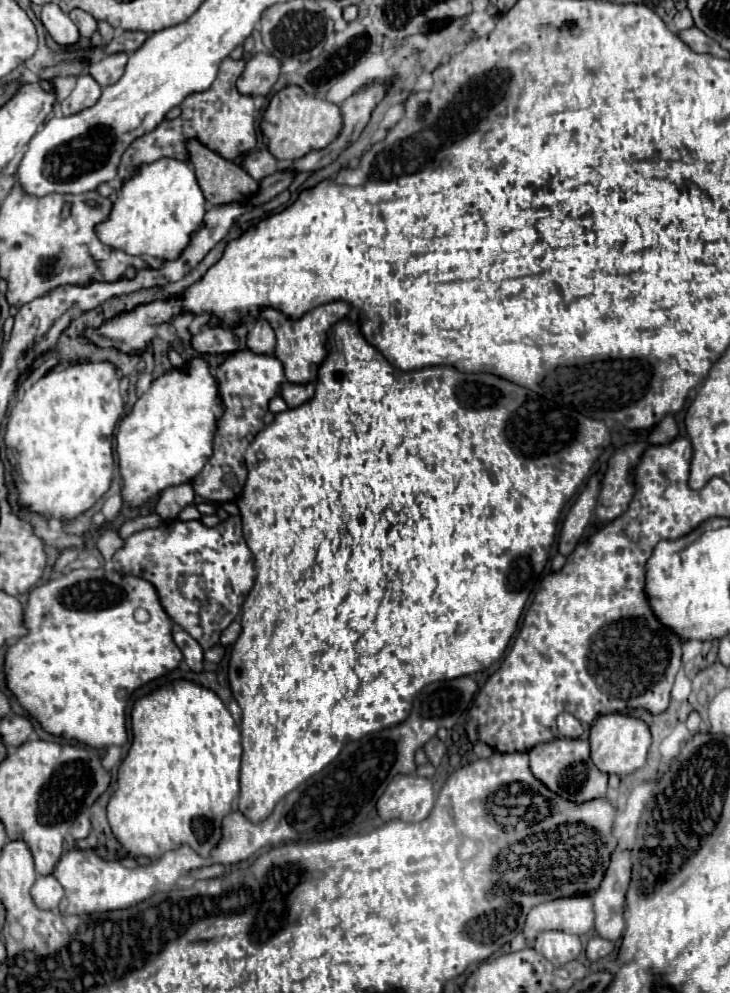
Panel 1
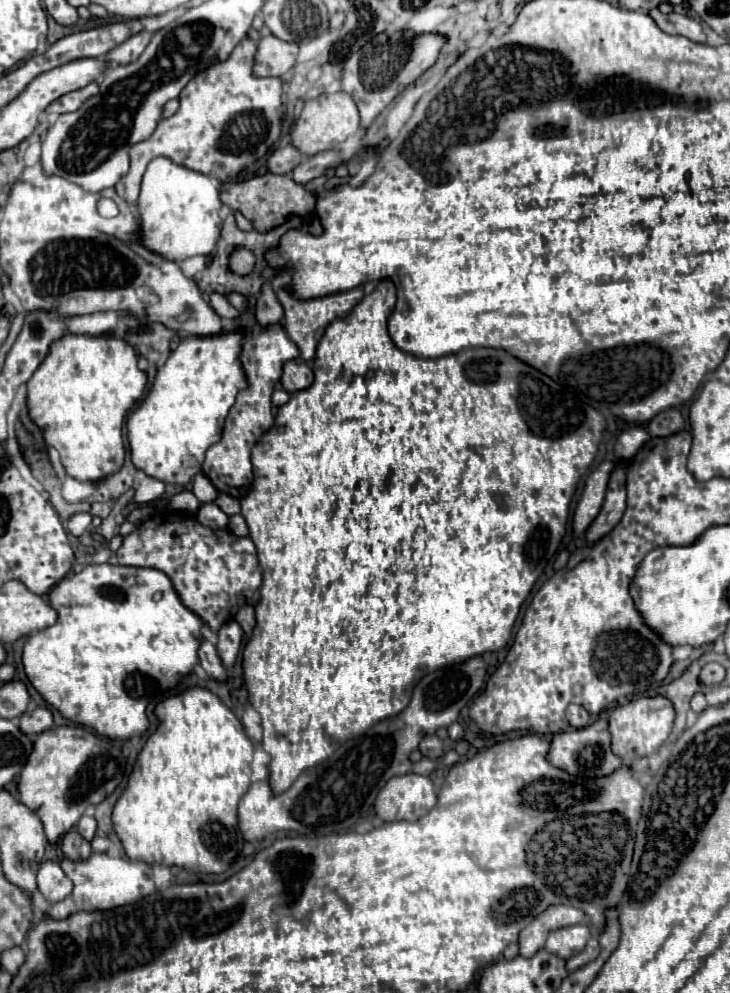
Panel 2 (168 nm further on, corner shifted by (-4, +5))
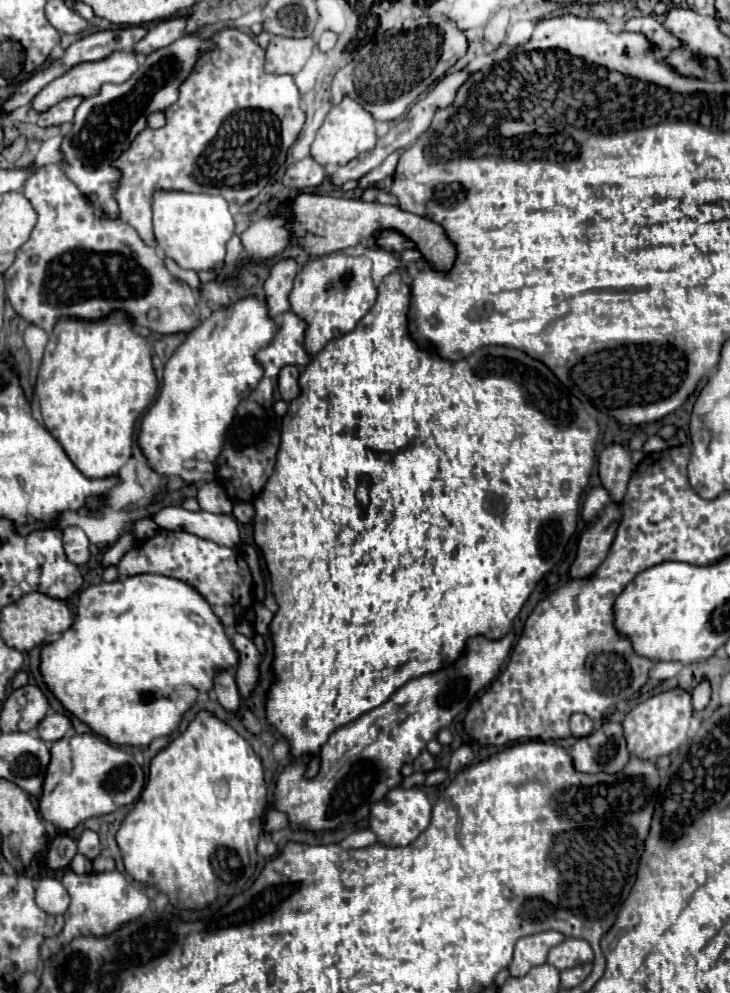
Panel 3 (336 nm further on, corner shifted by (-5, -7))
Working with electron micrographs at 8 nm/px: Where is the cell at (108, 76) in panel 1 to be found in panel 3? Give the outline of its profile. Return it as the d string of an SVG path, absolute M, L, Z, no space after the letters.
M172 17L168 21L160 21L148 31L148 35L142 41L136 43L136 51L148 55L156 49L168 47L172 41L184 35L184 27L186 27L186 17Z

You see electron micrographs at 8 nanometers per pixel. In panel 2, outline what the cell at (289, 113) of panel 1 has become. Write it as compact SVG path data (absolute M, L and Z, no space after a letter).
M343 91L331 95L319 95L307 101L301 115L295 119L295 125L291 129L291 145L295 145L295 149L299 149L303 155L311 157L315 153L335 149L341 141L345 141L349 135L357 131L359 131L359 113L351 95Z

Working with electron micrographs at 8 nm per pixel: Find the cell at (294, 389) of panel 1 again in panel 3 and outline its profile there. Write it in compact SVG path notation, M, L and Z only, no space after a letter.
M286 365L278 375L278 391L286 403L290 403L292 399L296 399L300 395L298 377L300 377L300 369L294 365Z

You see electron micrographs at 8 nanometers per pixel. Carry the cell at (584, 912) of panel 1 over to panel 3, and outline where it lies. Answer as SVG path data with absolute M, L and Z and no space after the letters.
M544 931L522 937L514 947L514 959L508 967L510 977L524 977L534 965L546 963L548 951L560 941L564 941L564 935L558 931Z

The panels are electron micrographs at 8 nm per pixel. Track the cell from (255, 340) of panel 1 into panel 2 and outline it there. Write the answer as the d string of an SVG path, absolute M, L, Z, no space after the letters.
M263 285L261 289L261 297L257 299L257 311L255 311L257 323L263 325L271 325L271 321L283 321L283 307L279 305L271 285Z

